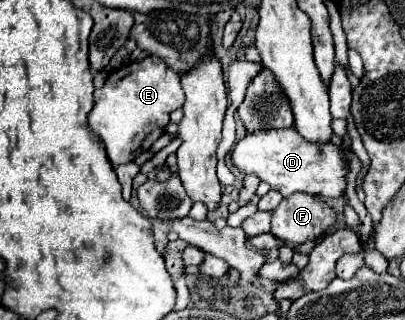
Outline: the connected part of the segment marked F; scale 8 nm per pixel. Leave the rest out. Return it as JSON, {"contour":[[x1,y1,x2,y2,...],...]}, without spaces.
{"contour":[[292,194,272,212,270,232,292,244,304,244,322,236,336,222,336,210,314,194]]}

